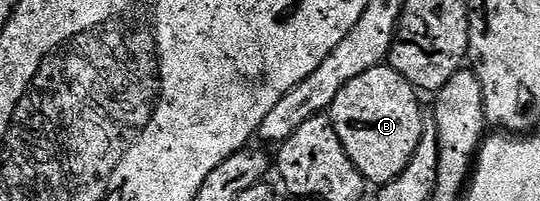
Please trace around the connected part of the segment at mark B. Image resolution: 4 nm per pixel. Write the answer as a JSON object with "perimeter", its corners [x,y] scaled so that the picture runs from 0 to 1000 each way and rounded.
{"perimeter":[[[707,323],[680,343],[680,363],[657,383],[657,403],[643,403],[643,423],[628,443],[628,483],[609,527],[609,597],[617,607],[620,662],[628,662],[628,701],[635,701],[643,781],[650,781],[657,841],[665,841],[685,915],[724,900],[754,841],[791,607],[772,488],[770,433],[731,363],[728,333]]]}

